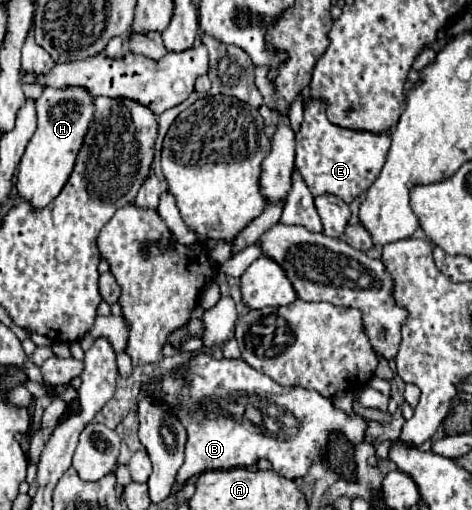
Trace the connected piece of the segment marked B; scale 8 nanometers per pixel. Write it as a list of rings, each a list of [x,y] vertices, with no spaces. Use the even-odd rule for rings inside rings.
[[[202,354],[190,360],[188,372],[184,376],[166,376],[152,384],[148,392],[166,402],[188,430],[186,458],[184,466],[176,474],[176,482],[188,482],[192,476],[206,470],[252,468],[260,458],[266,458],[274,472],[284,478],[302,478],[310,464],[324,454],[330,432],[344,432],[350,444],[357,445],[362,442],[366,430],[366,420],[362,416],[344,414],[342,410],[334,408],[330,398],[324,398],[318,392],[298,386],[280,386],[266,374],[250,368],[244,360],[216,360],[214,356]],[[238,396],[266,398],[268,402],[292,414],[294,424],[288,418],[290,424],[280,426],[280,418],[276,418],[276,426],[270,436],[264,424],[254,424],[246,418],[234,418],[234,414],[220,410],[218,402],[232,402],[232,398]]]

